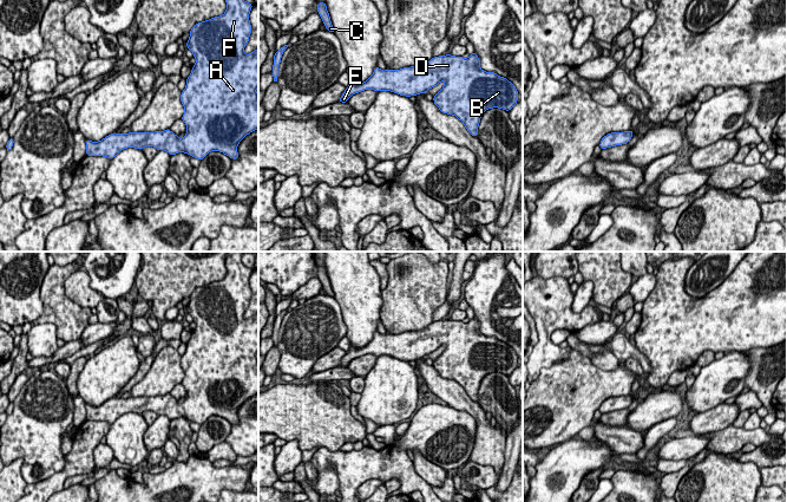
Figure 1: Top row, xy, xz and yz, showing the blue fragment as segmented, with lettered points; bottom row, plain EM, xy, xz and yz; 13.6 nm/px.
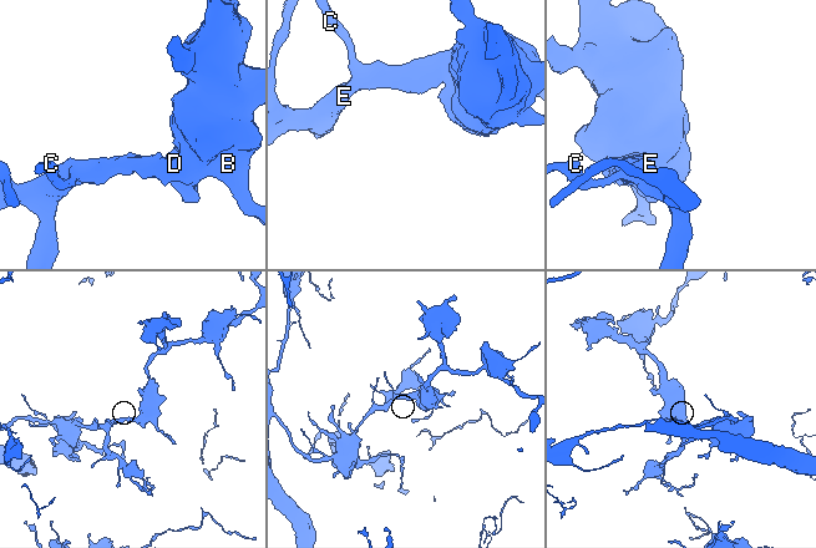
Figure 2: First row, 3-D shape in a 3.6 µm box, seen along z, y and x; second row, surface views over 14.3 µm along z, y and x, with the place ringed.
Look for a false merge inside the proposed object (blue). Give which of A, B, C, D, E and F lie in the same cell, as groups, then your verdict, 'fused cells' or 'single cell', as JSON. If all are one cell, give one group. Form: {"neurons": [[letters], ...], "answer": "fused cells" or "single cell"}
{"neurons": [["A", "B", "C", "D", "E", "F"]], "answer": "single cell"}

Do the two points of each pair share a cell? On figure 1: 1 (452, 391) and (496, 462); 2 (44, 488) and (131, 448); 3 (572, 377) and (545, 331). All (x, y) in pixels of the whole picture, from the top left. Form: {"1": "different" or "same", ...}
{"1": "same", "2": "different", "3": "different"}

